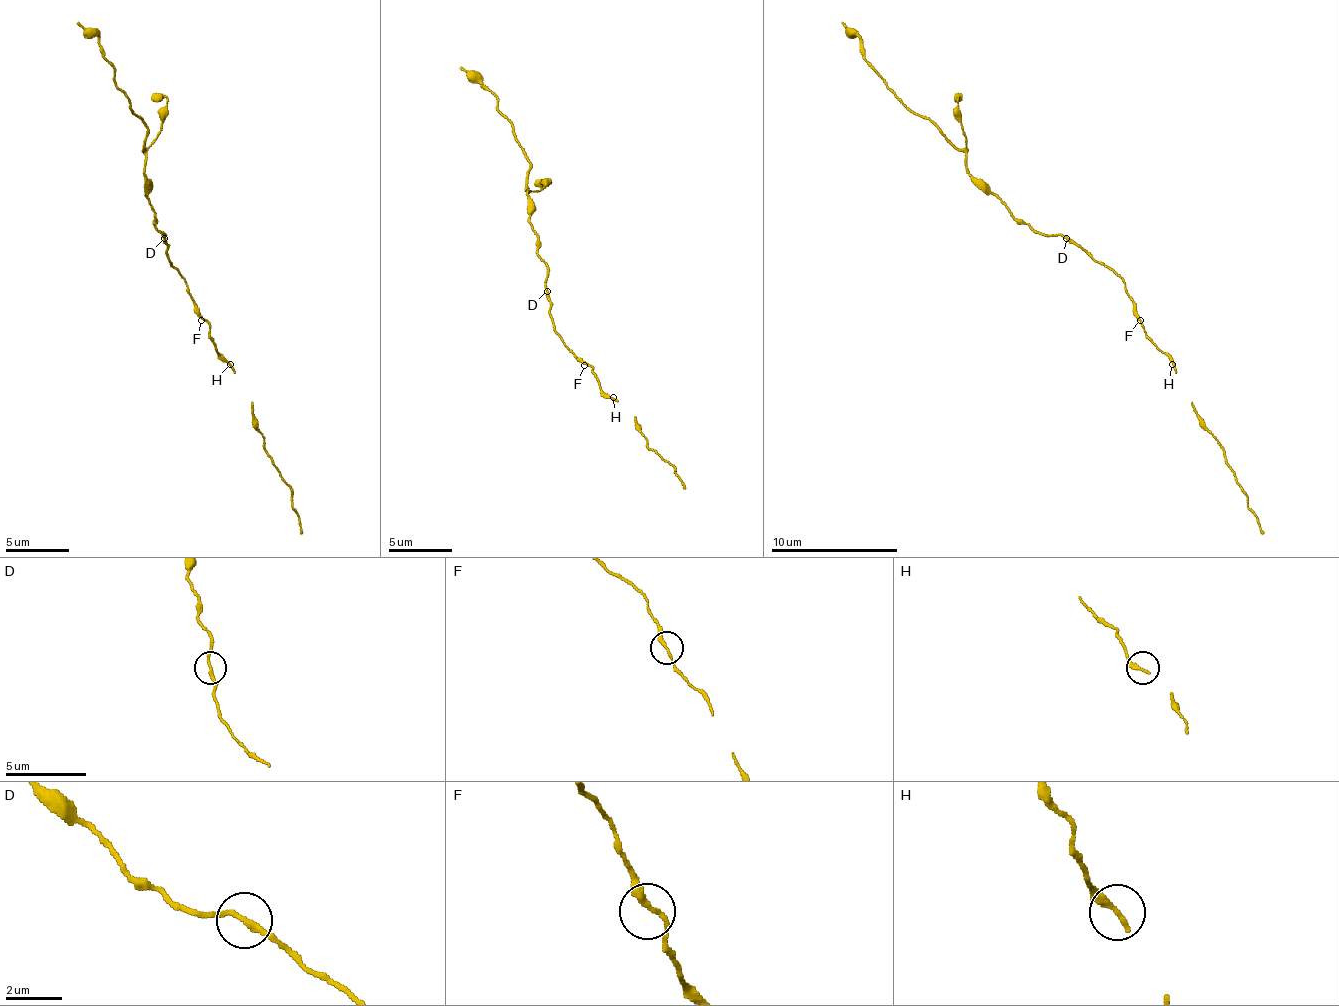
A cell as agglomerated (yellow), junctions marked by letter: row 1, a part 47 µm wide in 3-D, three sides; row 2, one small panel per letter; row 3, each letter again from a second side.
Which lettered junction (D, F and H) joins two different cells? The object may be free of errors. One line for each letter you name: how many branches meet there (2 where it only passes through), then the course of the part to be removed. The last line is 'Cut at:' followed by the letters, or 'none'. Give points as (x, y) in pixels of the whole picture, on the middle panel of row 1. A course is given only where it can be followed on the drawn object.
D: branches 2; course (546, 292), (546, 270), (536, 247), (527, 193), (530, 161), (514, 126), (498, 111), (498, 101), (460, 66)
Cut at: D

